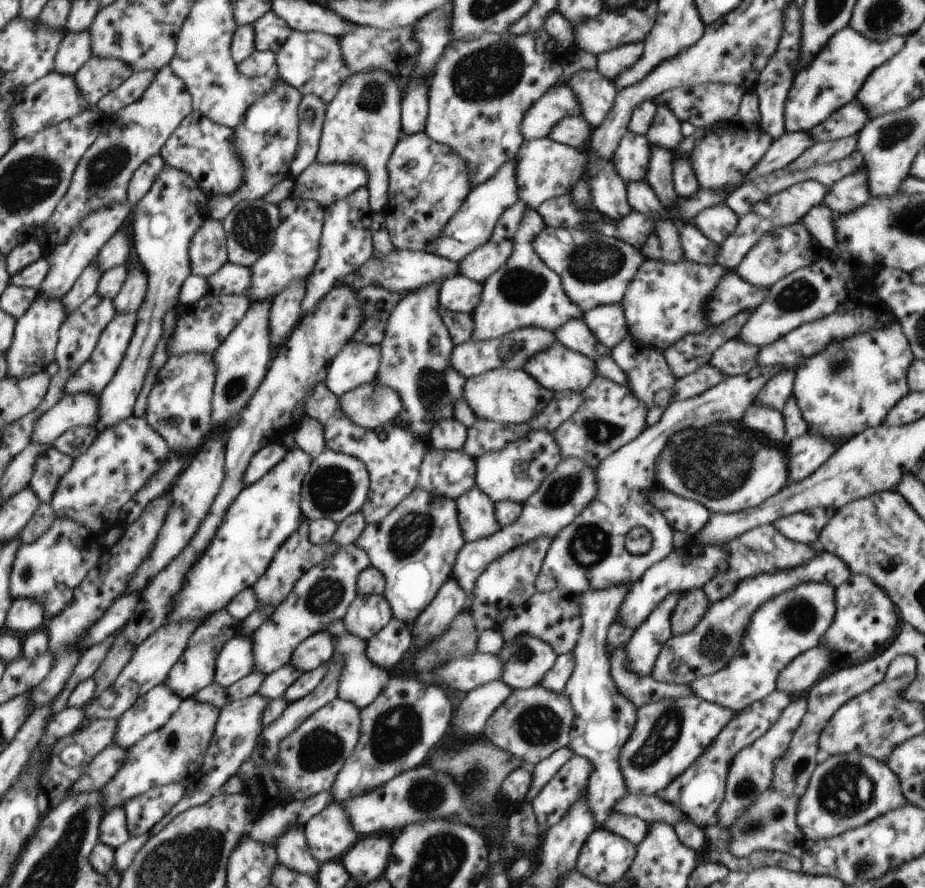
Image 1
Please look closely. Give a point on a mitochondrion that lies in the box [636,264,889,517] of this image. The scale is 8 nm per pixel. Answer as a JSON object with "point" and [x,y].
{"point":[698,464]}

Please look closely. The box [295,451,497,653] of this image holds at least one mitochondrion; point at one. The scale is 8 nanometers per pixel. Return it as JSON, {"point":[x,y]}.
{"point":[330,490]}

